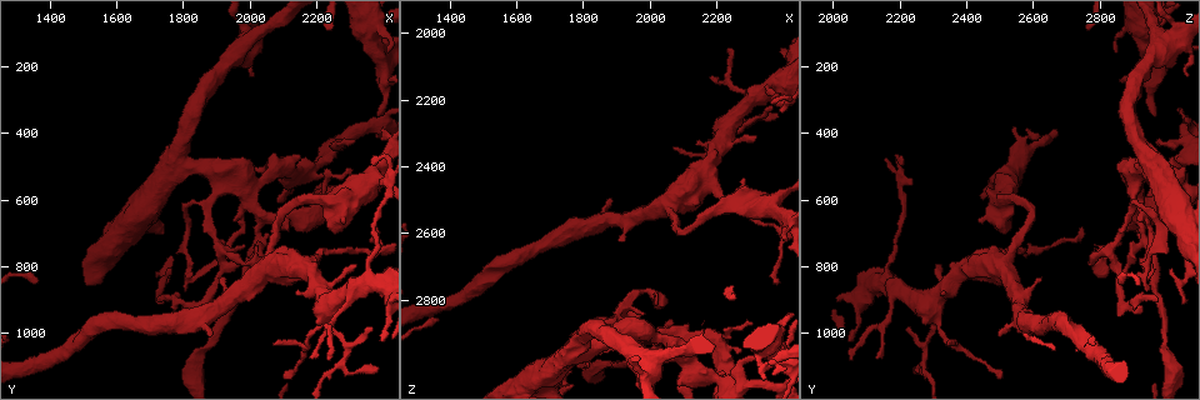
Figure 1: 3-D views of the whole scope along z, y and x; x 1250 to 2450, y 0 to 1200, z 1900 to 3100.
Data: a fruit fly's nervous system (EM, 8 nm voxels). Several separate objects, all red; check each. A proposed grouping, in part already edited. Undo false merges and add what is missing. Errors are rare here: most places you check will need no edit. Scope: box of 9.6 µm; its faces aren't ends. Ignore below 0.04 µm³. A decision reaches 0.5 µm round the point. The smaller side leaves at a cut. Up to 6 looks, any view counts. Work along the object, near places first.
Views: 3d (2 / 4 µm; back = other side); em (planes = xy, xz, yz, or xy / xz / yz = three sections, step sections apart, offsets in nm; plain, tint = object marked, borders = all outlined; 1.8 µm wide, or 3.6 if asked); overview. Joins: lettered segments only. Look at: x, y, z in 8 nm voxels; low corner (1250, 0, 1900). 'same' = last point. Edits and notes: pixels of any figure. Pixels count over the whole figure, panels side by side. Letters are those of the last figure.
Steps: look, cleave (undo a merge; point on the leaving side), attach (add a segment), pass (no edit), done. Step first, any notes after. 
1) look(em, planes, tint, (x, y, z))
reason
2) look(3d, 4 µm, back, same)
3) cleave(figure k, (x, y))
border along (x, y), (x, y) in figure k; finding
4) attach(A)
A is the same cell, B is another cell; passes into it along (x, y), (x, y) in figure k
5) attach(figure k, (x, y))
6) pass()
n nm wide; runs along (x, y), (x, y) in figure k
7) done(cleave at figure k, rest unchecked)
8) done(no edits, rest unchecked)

look(em, xy, step 8, borders, (1830, 780, 2930))

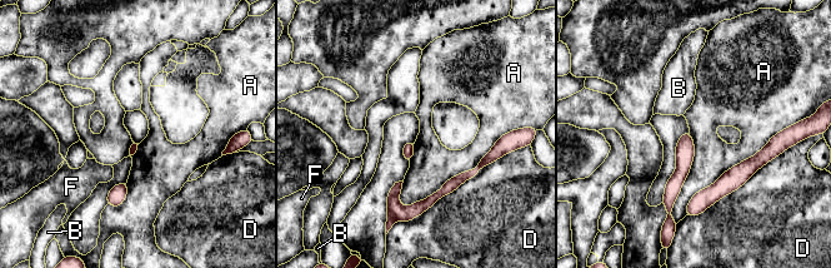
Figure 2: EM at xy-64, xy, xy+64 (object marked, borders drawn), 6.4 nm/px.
pass()
A, B, D and F are other cells; border along (502, 134), (474, 168), (399, 202) in figure 2; continuous, no second neuron

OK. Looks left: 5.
look(em, xy, step 8, borders, (2390, 350, 2960))
an open end

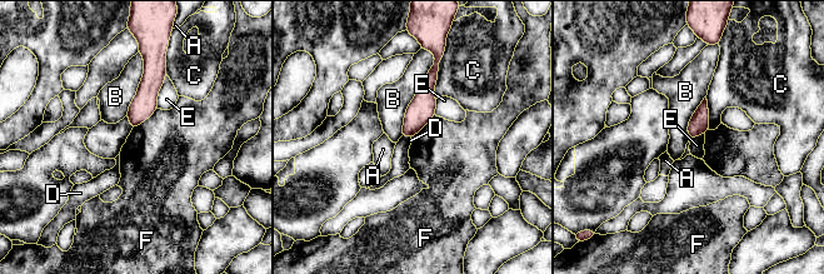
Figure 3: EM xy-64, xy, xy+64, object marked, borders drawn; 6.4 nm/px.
pass()
A, B, C, D, E and F are other cells; no lettered segment goes on from it

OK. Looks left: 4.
look(em, 3.6 µm, planes, tint, (2330, 90, 2950))
sudden change in width

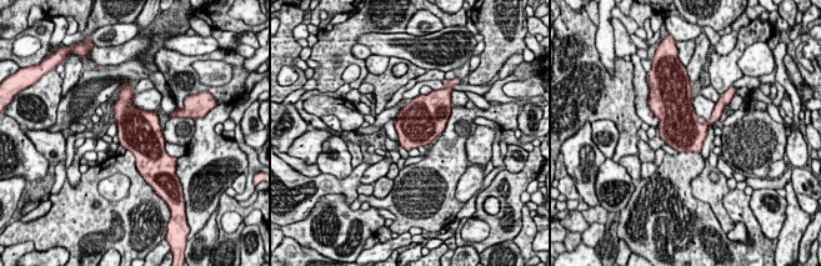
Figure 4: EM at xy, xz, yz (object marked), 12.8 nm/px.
look(em, 3.6 µm, planes, borders, same)
see the neighbours

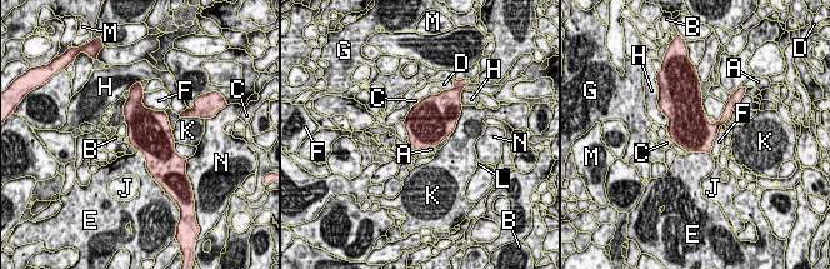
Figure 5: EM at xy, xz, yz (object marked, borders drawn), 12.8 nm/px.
pass()
A, B, C, D, E, F, G, H, J, K, L, M and N are other cells; border along (403, 120), (409, 138) in figure 5; one neuron here

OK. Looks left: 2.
done(no edits, rest unchecked)

